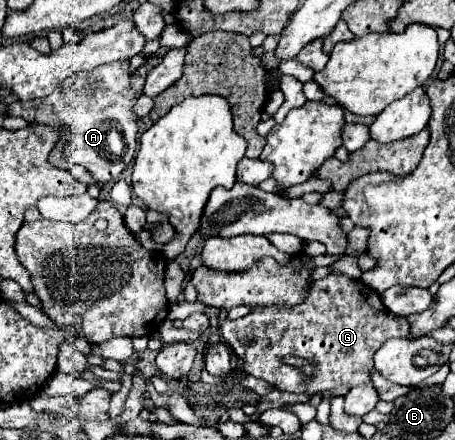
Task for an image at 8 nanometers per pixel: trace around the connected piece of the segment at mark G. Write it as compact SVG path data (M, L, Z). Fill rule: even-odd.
M332 273L324 279L318 279L312 283L308 299L296 307L262 307L250 311L246 317L230 321L226 319L222 323L220 335L222 339L234 349L238 359L244 359L244 371L248 375L254 375L258 379L268 381L280 391L290 391L290 393L316 393L316 391L334 391L340 385L360 385L370 381L370 369L372 369L372 357L374 353L384 345L384 341L392 337L408 337L410 325L406 317L392 319L388 315L388 309L382 305L380 295L364 285L362 281L348 279L344 275ZM286 355L296 355L302 359L316 359L316 373L312 379L302 381L302 375L294 371L294 367L288 367L282 363Z

